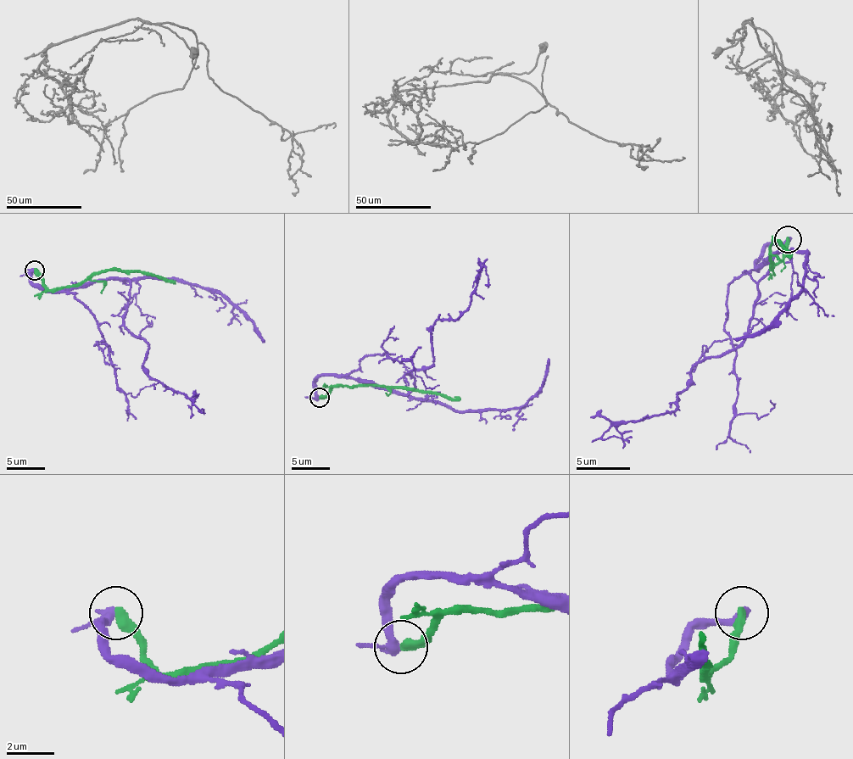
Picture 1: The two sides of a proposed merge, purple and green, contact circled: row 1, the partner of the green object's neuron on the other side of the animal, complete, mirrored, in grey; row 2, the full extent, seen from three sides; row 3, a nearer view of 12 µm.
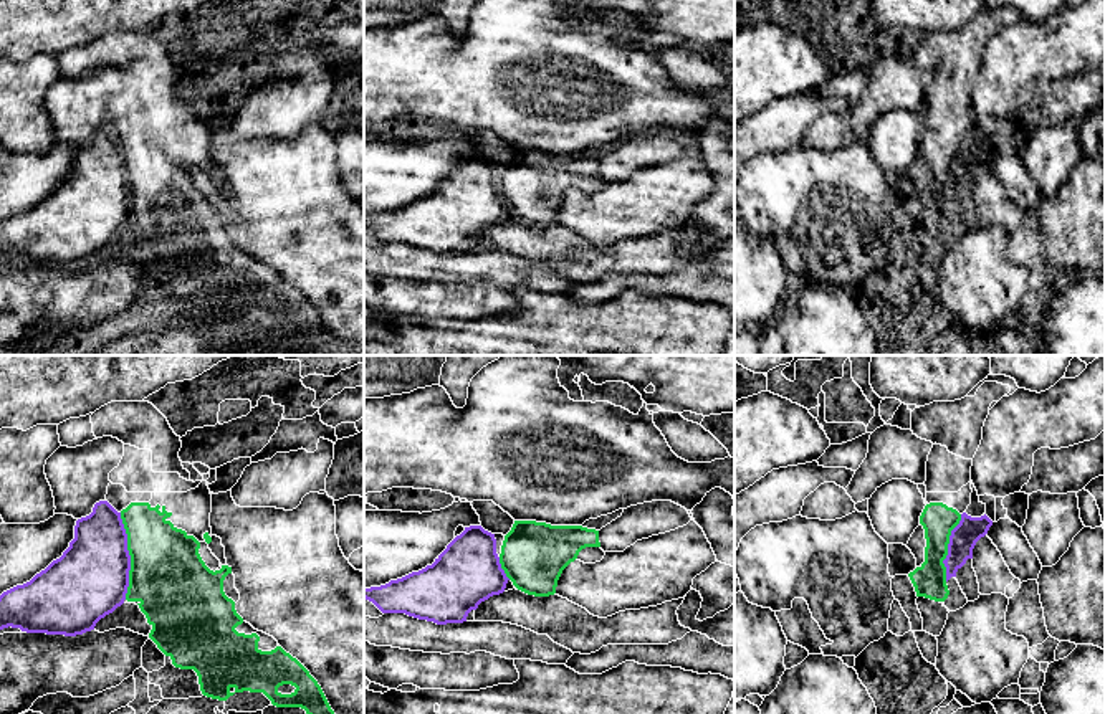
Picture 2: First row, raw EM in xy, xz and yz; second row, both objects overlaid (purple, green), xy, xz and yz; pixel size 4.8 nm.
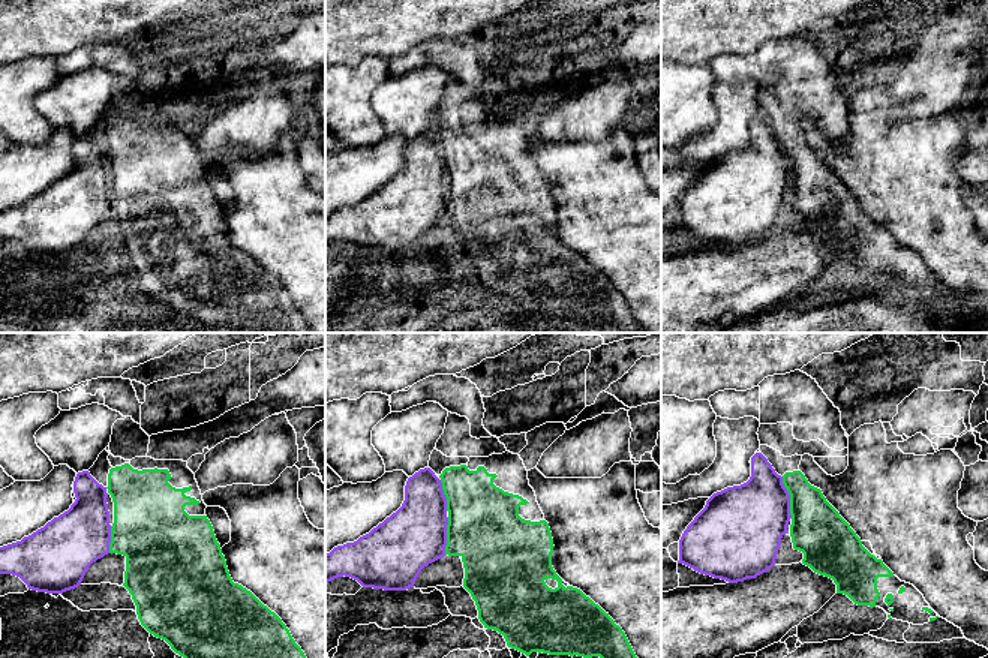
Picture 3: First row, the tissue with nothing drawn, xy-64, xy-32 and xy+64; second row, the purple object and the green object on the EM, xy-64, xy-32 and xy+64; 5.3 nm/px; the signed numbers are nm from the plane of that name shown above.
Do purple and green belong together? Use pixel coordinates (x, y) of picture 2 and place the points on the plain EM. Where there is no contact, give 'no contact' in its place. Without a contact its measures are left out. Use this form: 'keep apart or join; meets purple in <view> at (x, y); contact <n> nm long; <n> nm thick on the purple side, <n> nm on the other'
keep apart; meets purple in xy at (129, 185); contact 420 nm long; 380 nm thick on the purple side, 380 nm on the other

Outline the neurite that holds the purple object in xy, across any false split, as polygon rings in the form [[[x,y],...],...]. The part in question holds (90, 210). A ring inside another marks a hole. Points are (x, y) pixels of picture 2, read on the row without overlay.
[[[99,131],[89,145],[76,150],[74,169],[60,188],[30,212],[0,225],[0,259],[12,256],[26,263],[65,266],[91,261],[101,248],[124,233],[129,200],[131,185],[121,142],[108,131]]]

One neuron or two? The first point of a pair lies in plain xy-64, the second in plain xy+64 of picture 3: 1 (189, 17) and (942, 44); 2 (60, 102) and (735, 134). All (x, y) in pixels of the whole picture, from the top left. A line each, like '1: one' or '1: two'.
1: one
2: one

